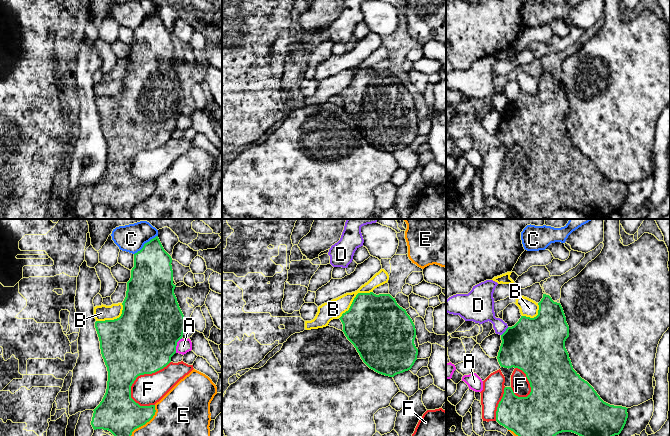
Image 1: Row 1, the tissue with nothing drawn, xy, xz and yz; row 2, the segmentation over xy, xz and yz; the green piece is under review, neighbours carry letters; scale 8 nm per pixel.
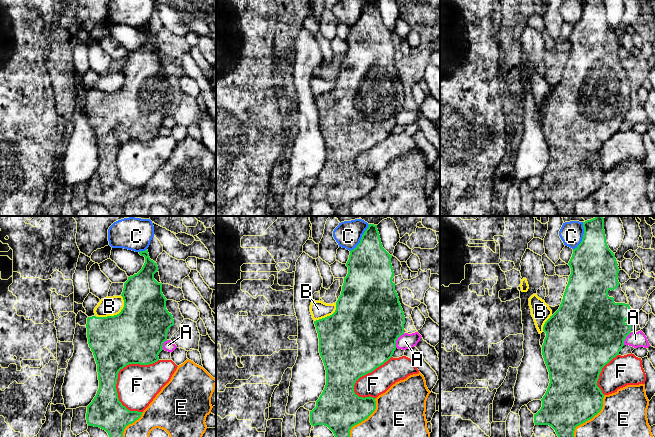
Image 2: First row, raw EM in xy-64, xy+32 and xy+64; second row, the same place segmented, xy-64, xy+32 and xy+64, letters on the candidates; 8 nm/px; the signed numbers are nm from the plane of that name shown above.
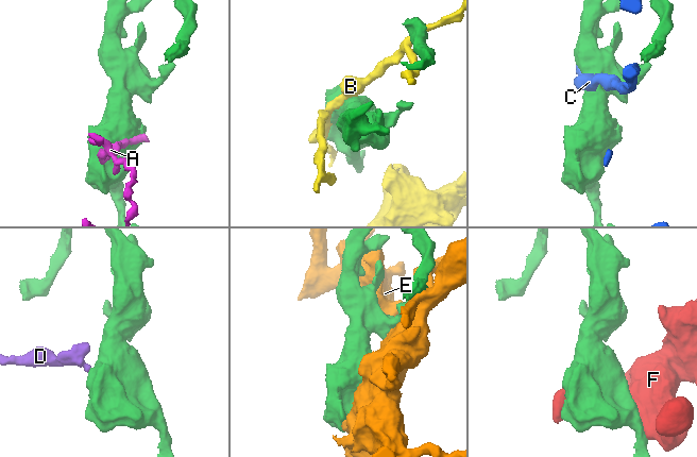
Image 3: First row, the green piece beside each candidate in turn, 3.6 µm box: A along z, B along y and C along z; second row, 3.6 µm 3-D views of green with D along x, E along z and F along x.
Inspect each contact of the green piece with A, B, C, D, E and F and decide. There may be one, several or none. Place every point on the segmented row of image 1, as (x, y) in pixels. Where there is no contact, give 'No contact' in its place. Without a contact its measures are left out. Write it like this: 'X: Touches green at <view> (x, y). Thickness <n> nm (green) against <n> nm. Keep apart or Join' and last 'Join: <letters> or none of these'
A: Touches green at xy (176, 345). Thickness 500 nm (green) against 110 nm. Keep apart
B: Touches green at xz (354, 299). Thickness 460 nm (green) against 150 nm. Keep apart
C: Touches green at xy (145, 243). Thickness 320 nm (green) against 220 nm. Keep apart
D: Touches green at yz (505, 331). Thickness 440 nm (green) against 190 nm. Keep apart
E: Touches green at xy (146, 422). Thickness 320 nm (green) against 340 nm. Keep apart
F: Touches green at xy (139, 375). Thickness 500 nm (green) against 260 nm. Keep apart
Join: none of these

